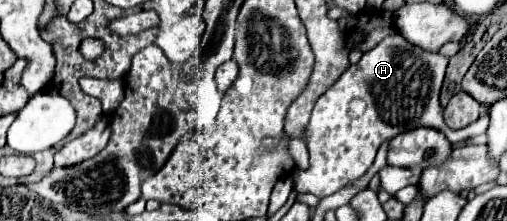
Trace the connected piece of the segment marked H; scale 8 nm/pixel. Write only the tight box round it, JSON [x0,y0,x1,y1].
[296,33,489,199]

